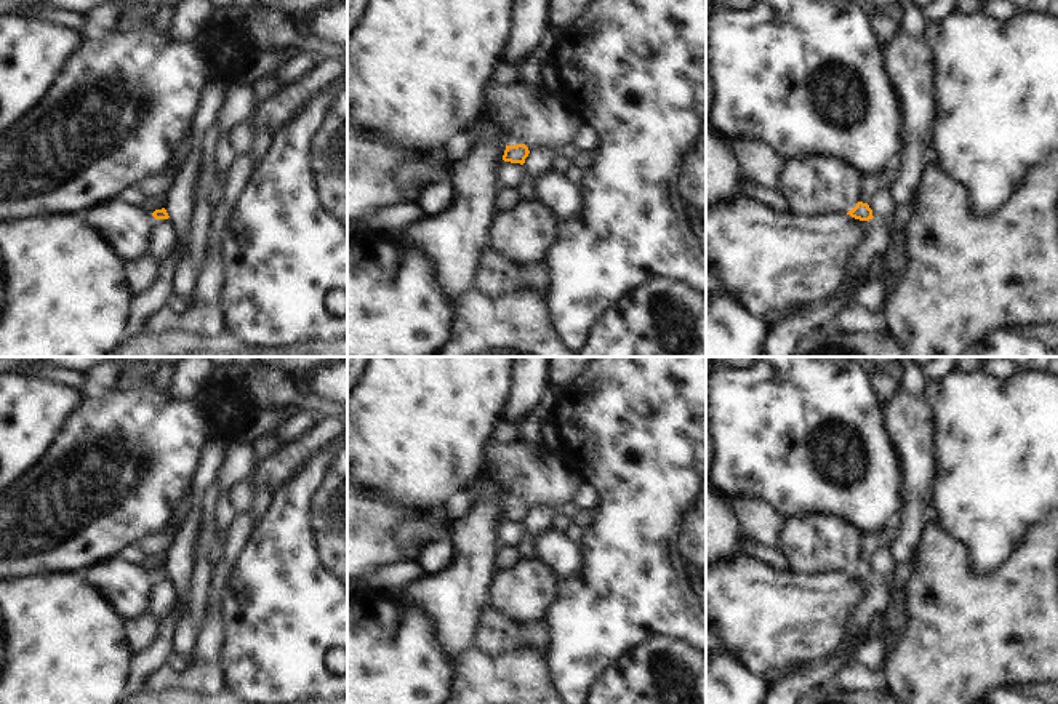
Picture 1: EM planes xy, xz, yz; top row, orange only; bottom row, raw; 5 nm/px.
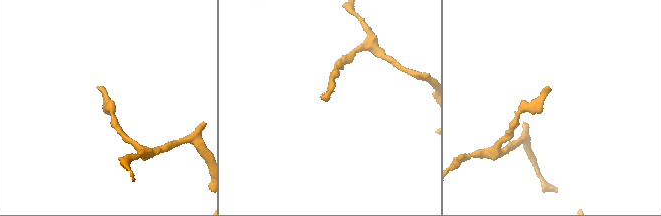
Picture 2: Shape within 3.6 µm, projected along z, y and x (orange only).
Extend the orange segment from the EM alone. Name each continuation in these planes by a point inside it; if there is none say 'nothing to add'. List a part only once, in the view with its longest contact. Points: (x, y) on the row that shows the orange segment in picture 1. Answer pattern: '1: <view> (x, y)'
nothing to add.

